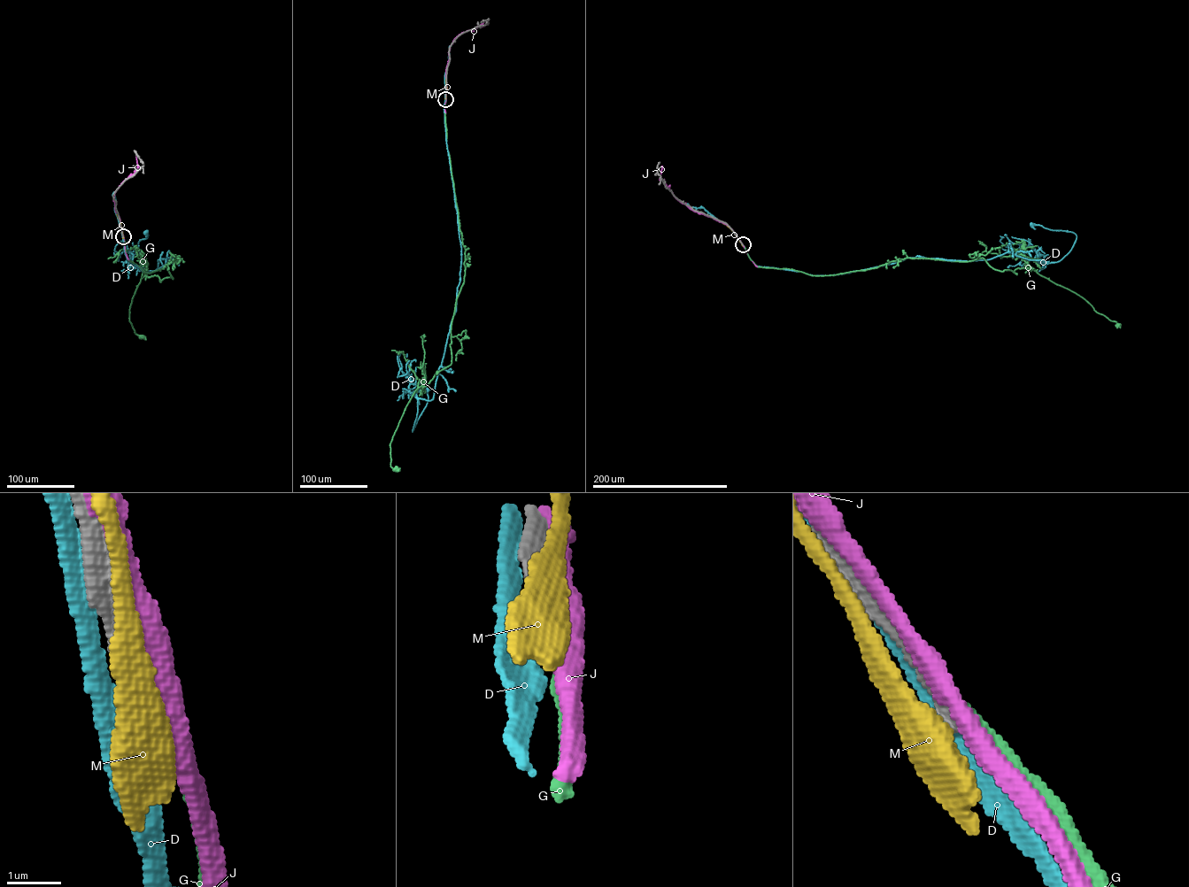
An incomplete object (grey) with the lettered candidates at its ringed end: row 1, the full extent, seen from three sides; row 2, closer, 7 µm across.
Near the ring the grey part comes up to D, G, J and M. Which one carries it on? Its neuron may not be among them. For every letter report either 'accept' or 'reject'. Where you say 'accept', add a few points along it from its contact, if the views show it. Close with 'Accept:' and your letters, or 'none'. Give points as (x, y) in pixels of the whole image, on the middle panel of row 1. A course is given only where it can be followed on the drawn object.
D: reject
G: accept; course (445, 99), (464, 281), (451, 321), (451, 363), (416, 389), (390, 443), (390, 466), (397, 469)
J: reject
M: reject
Accept: G

